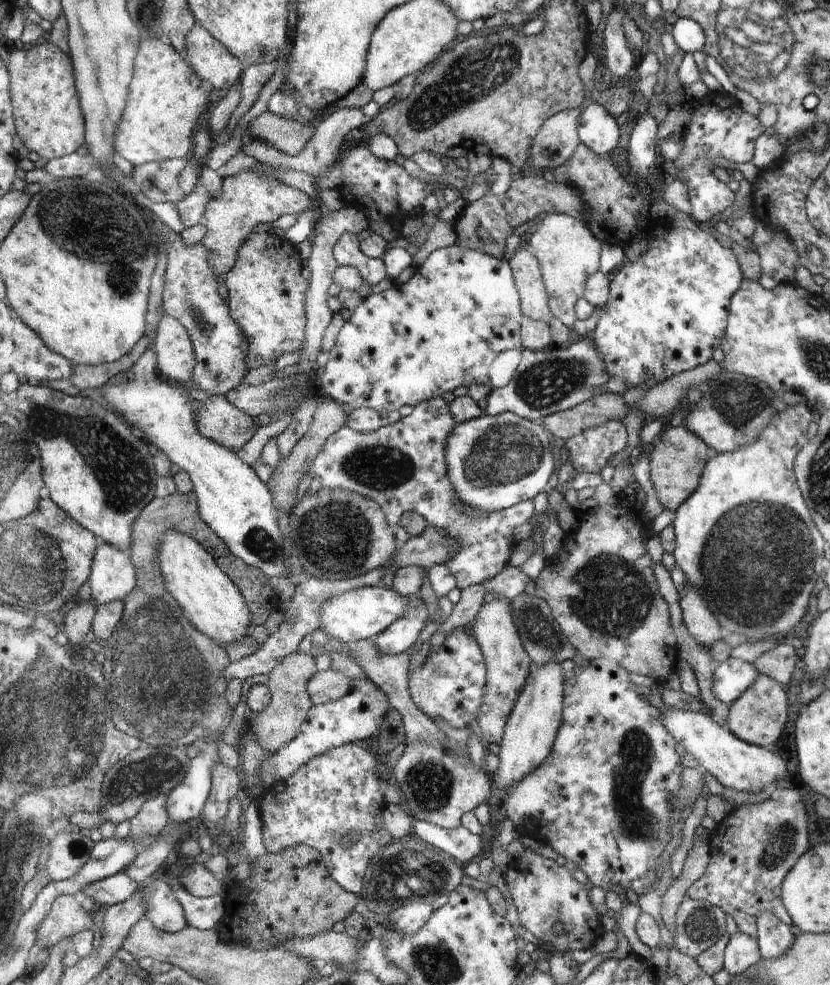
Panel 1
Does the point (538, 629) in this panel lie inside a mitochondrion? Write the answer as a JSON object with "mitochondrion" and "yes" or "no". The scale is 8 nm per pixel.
{"mitochondrion":"yes"}

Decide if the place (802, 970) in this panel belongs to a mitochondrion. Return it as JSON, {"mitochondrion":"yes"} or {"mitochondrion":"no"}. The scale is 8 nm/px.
{"mitochondrion":"no"}

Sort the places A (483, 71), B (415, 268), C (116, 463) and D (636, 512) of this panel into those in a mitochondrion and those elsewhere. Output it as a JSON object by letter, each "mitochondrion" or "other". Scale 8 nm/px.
{"A":"mitochondrion","B":"other","C":"mitochondrion","D":"other"}

